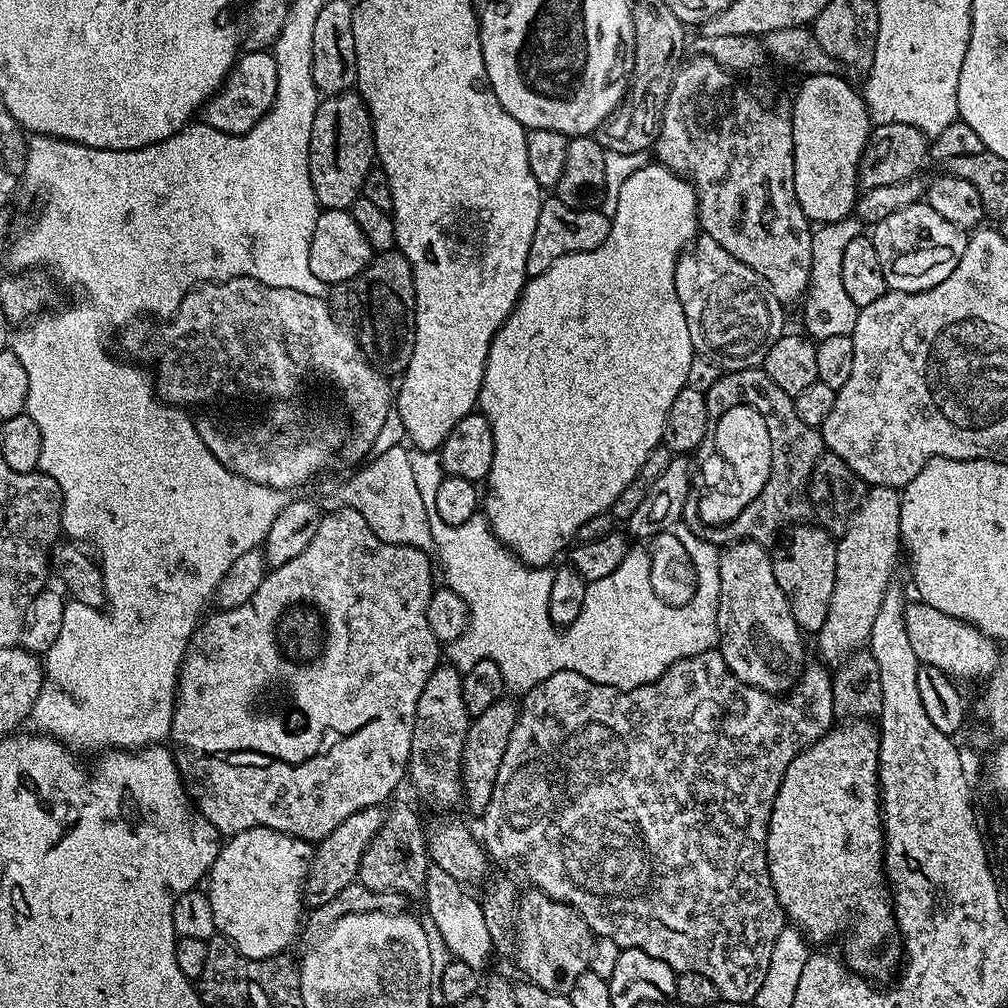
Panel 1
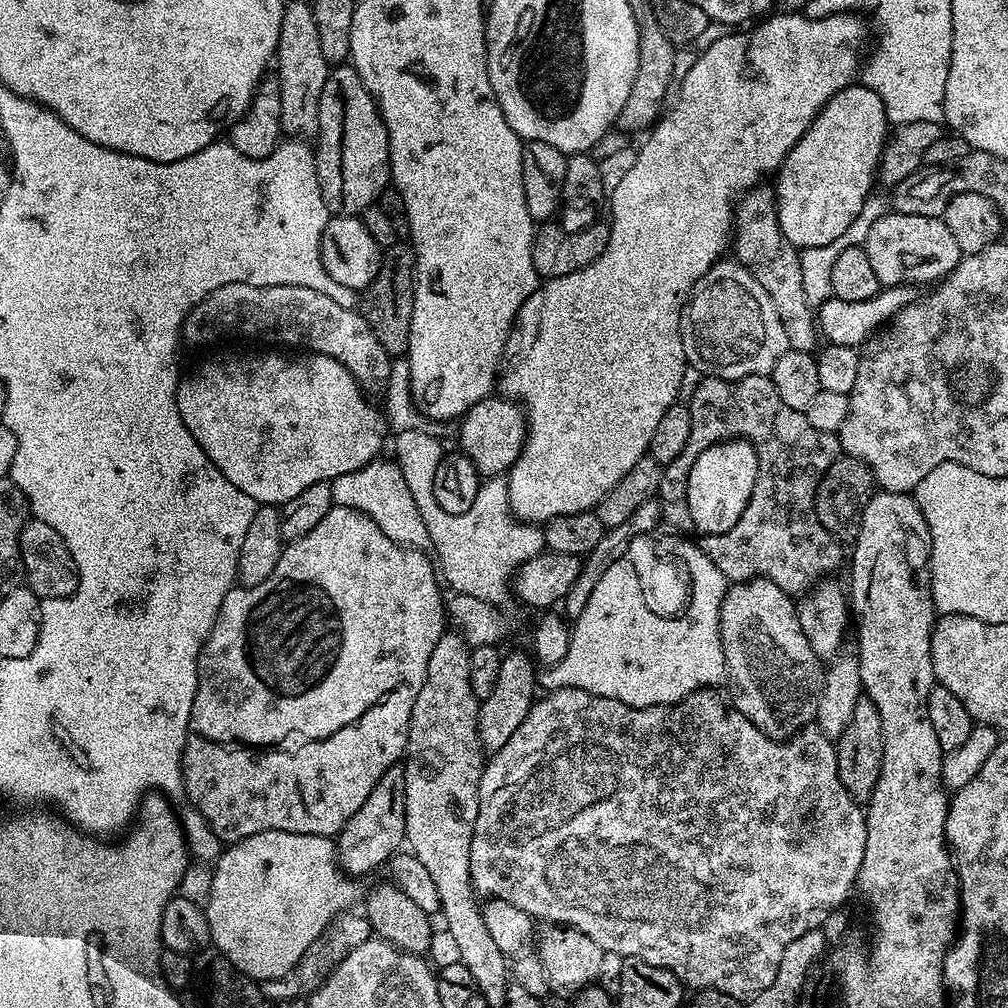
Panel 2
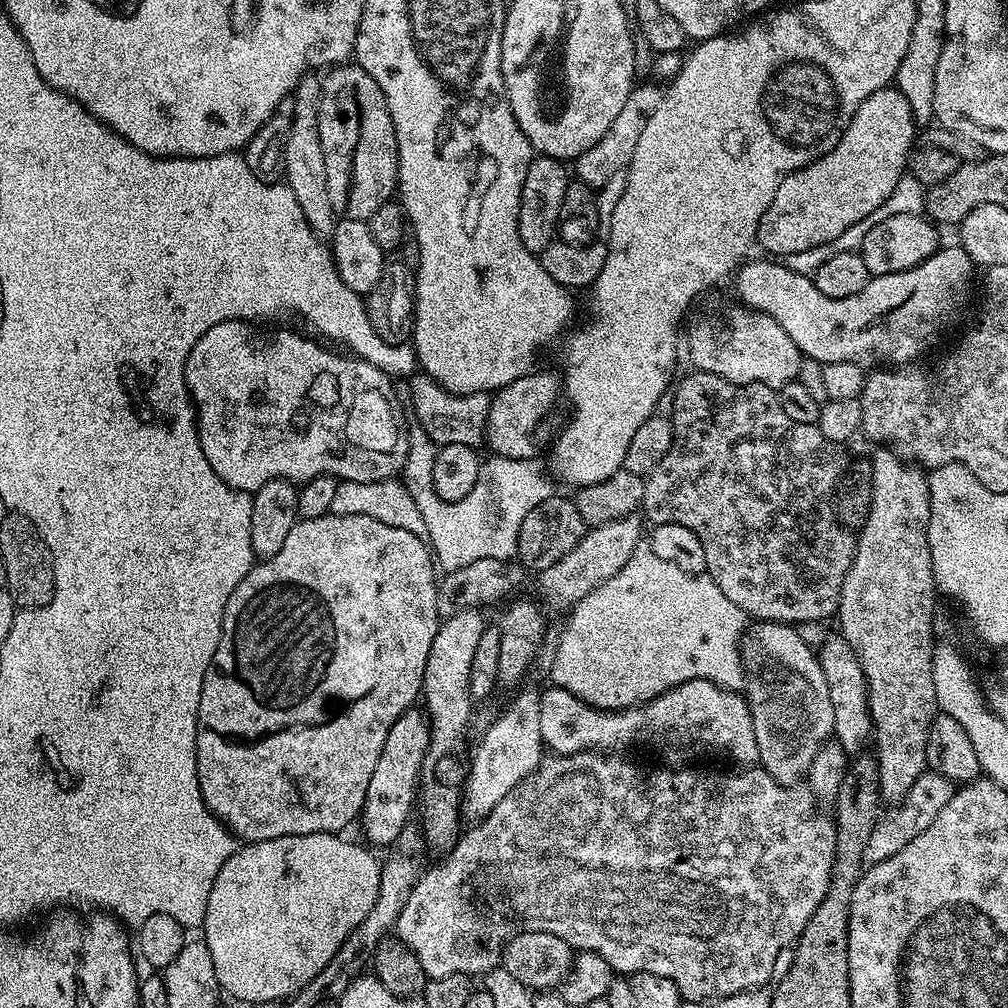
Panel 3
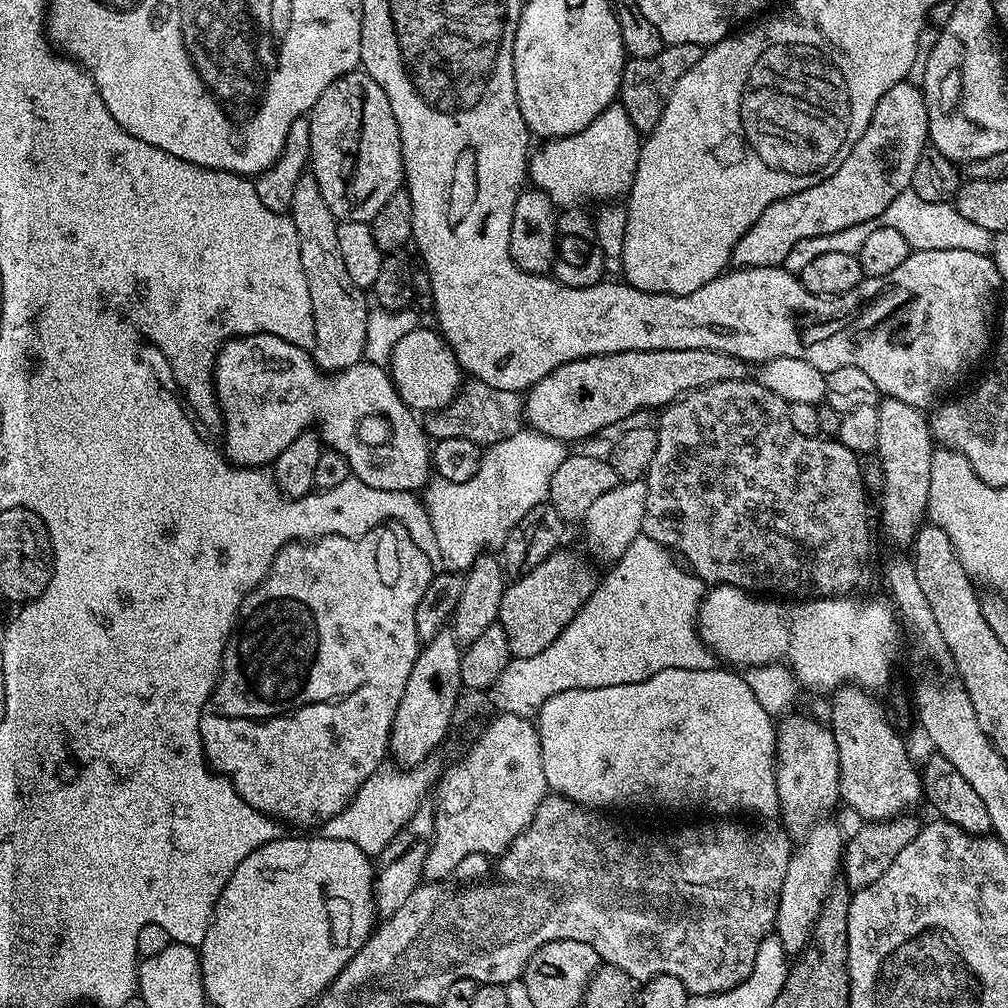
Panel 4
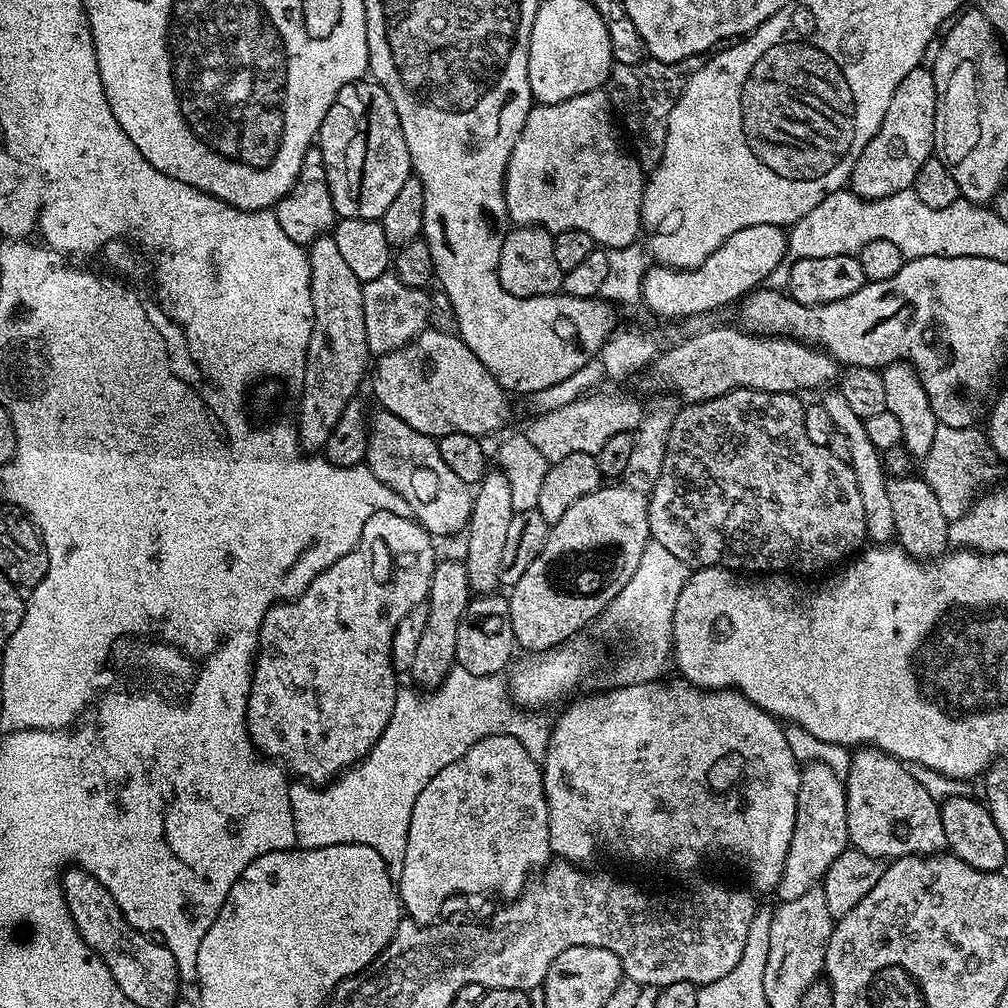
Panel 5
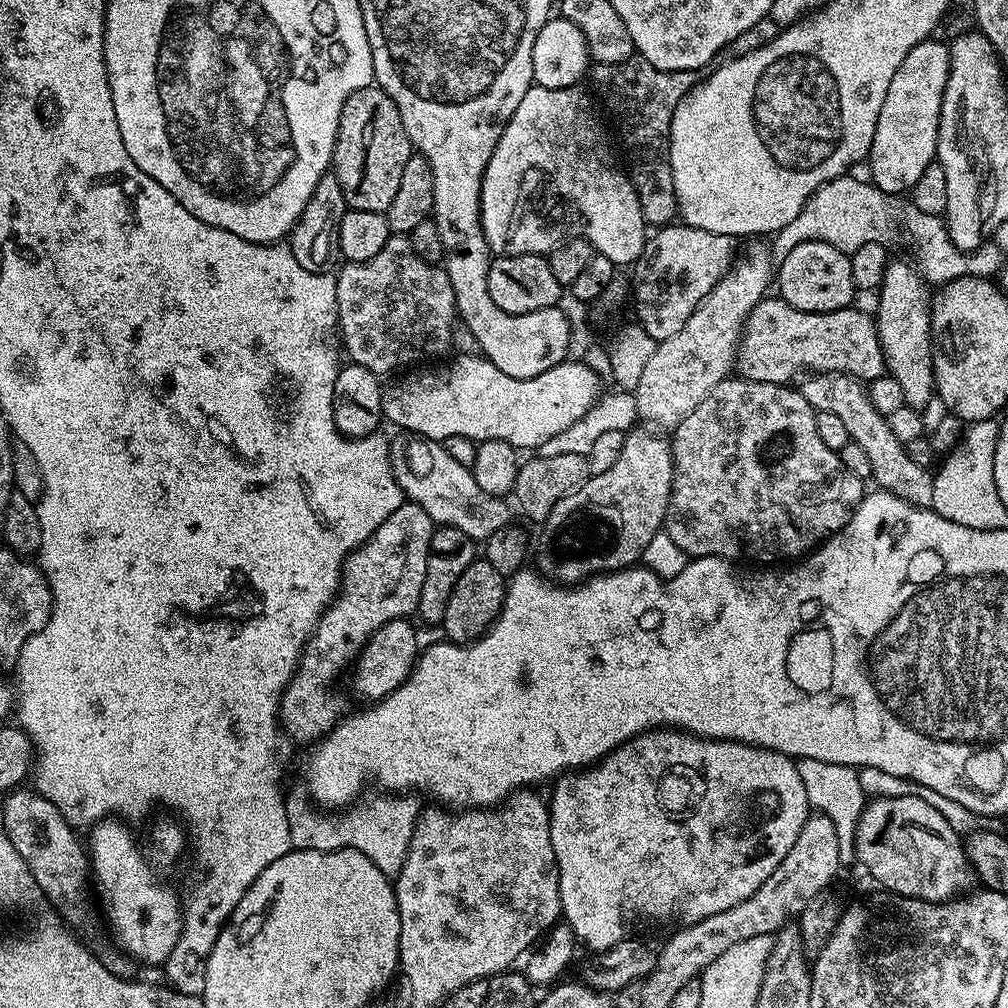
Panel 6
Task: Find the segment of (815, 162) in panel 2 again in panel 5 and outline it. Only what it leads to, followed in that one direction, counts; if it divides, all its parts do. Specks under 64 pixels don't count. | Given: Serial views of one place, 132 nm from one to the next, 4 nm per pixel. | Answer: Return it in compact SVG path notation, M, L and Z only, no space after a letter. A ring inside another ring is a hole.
M921 66L910 70L902 82L898 82L898 90L890 98L890 106L882 118L882 126L878 126L878 134L866 142L862 154L852 171L850 191L863 200L881 200L890 198L890 194L907 192L911 189L918 170L922 170L922 162L926 162L934 152L934 118L936 117L936 87L931 67ZM763 224L762 226L746 226L746 230L738 230L702 262L697 268L668 268L664 264L649 267L648 273L642 282L640 299L643 307L648 307L656 316L665 316L668 320L683 321L685 318L703 317L715 308L724 308L727 304L735 305L749 292L755 291L767 281L768 275L774 266L785 263L784 255L788 249L788 234L781 225Z

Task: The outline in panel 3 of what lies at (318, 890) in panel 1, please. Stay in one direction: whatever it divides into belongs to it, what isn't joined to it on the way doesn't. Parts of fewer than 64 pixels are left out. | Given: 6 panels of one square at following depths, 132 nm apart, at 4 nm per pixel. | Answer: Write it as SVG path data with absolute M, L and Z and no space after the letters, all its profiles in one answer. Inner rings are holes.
M419 707L407 708L390 726L390 734L386 734L386 743L382 746L382 755L374 766L374 774L370 778L370 786L366 790L366 802L362 813L364 820L363 839L369 845L395 845L398 834L409 827L414 816L414 805L418 800L420 787L420 771L426 758L426 750L430 746L432 726L428 717Z

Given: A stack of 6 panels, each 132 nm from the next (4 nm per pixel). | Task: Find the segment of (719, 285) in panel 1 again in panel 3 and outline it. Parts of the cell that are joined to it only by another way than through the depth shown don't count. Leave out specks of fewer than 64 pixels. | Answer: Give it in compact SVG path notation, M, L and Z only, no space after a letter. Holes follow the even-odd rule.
M751 310L732 312L729 316L716 316L709 324L696 324L688 332L688 356L692 359L691 367L701 372L718 374L718 378L726 378L732 384L761 384L777 390L793 383L800 375L802 353L798 346L774 322L774 318L757 314Z

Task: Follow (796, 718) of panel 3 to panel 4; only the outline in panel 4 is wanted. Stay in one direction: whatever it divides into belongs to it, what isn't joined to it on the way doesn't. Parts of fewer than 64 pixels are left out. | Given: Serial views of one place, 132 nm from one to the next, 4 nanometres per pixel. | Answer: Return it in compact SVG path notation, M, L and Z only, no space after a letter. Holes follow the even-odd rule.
M788 714L779 721L776 734L776 793L778 794L779 819L784 819L783 831L789 837L802 838L821 819L823 812L831 810L840 800L840 767L838 766L838 746L834 742L831 727L803 720L800 716Z

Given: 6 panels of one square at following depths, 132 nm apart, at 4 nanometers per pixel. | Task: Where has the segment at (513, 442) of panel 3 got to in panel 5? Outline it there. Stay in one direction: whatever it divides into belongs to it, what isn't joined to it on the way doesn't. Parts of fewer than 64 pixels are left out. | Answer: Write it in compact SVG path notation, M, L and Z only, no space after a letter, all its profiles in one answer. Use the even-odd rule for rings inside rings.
M708 326L701 332L692 332L689 340L682 341L677 348L665 347L647 369L649 382L656 388L677 392L684 404L697 404L739 388L797 394L805 394L811 388L824 390L842 371L833 356L813 345L801 344L787 336L767 336L735 327Z

